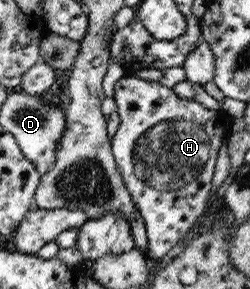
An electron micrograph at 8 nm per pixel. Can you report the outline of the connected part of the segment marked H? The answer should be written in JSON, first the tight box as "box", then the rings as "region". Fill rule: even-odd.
{"box":[109,73,231,257],"region":[[[128,73],[114,84],[113,99],[119,117],[118,128],[109,140],[121,180],[143,219],[147,236],[146,257],[168,256],[182,235],[194,225],[211,195],[211,179],[218,148],[231,134],[231,118],[222,110],[210,110],[193,100],[178,97],[170,88],[154,81],[143,81]]]}

